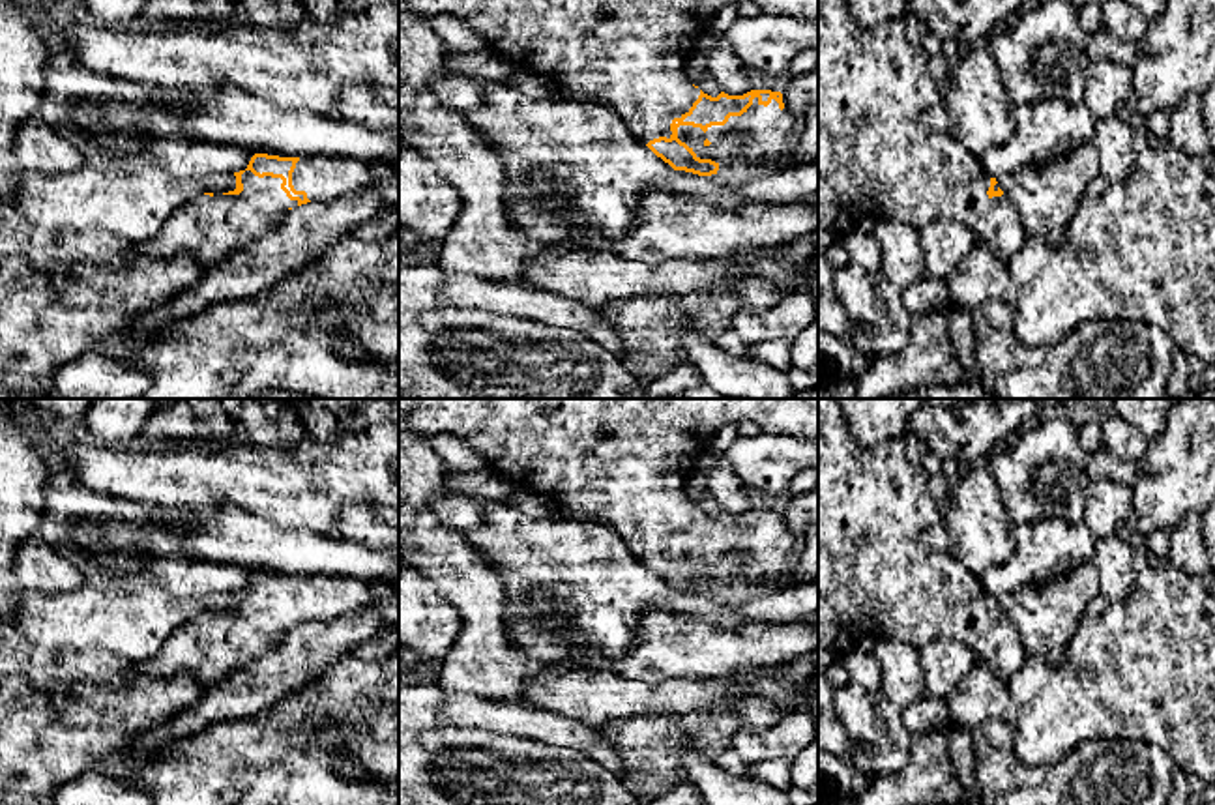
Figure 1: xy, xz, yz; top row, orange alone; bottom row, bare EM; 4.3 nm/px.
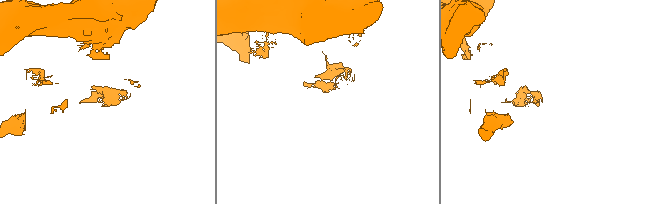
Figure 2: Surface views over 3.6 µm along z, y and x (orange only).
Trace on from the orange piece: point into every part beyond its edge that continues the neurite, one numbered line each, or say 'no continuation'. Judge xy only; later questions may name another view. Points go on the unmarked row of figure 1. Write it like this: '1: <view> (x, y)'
1: xy (208, 648)

